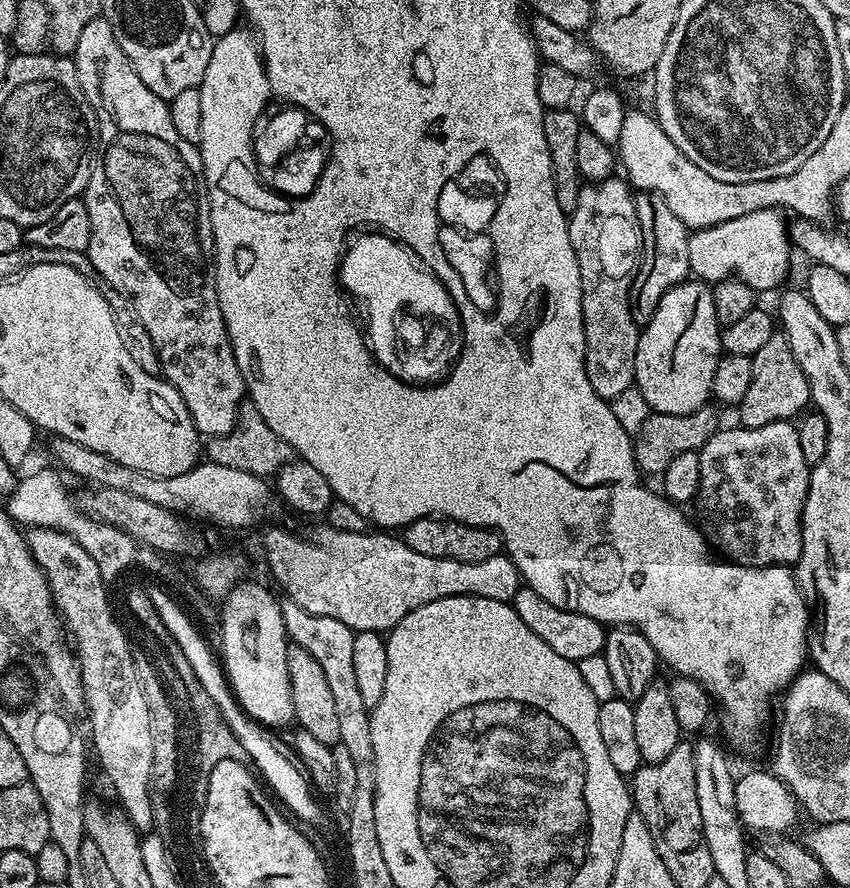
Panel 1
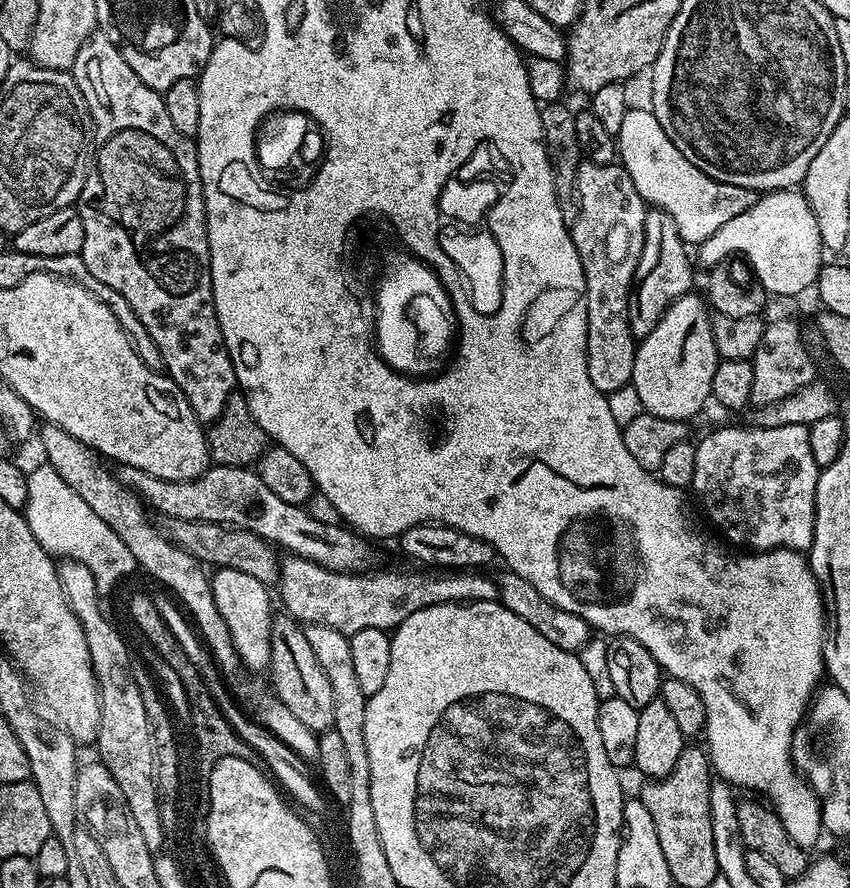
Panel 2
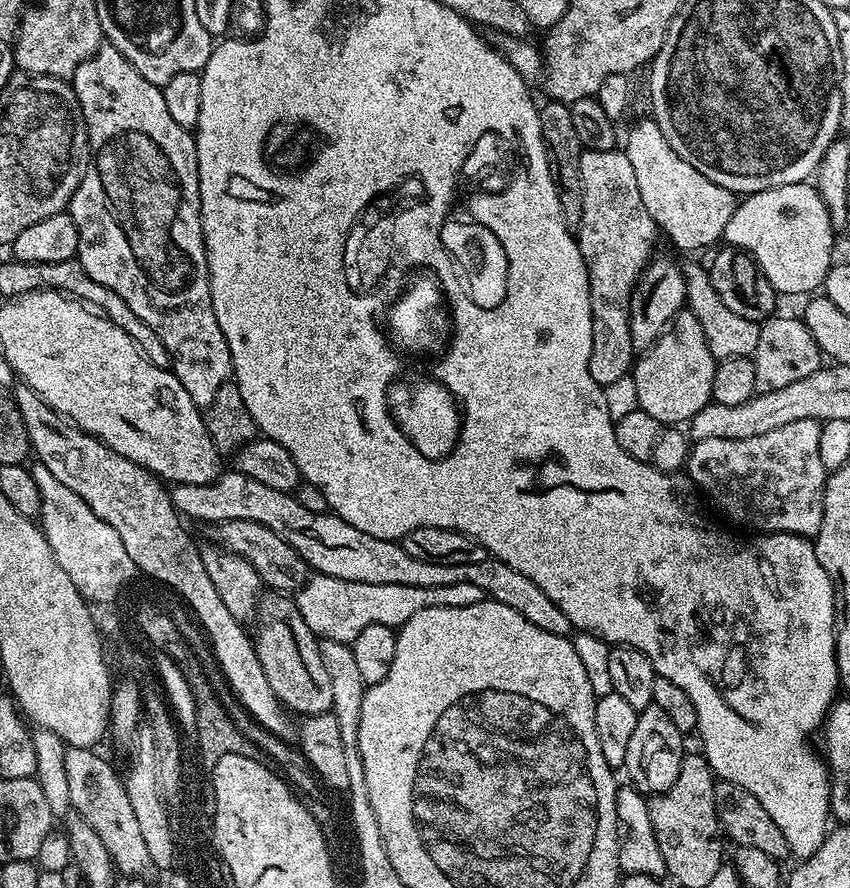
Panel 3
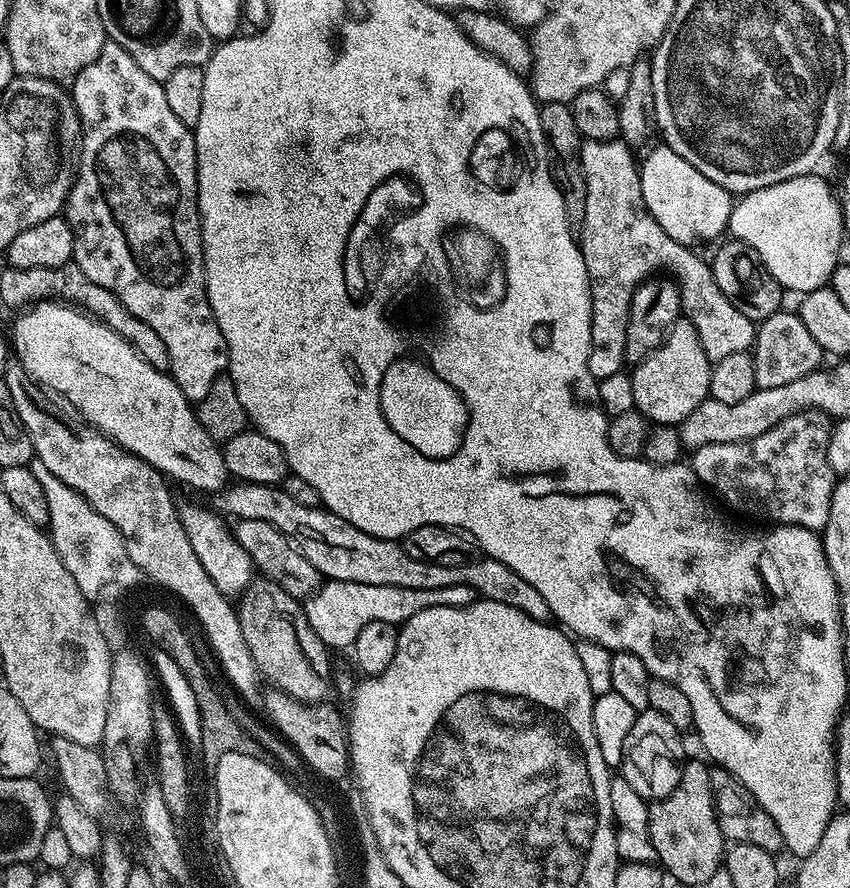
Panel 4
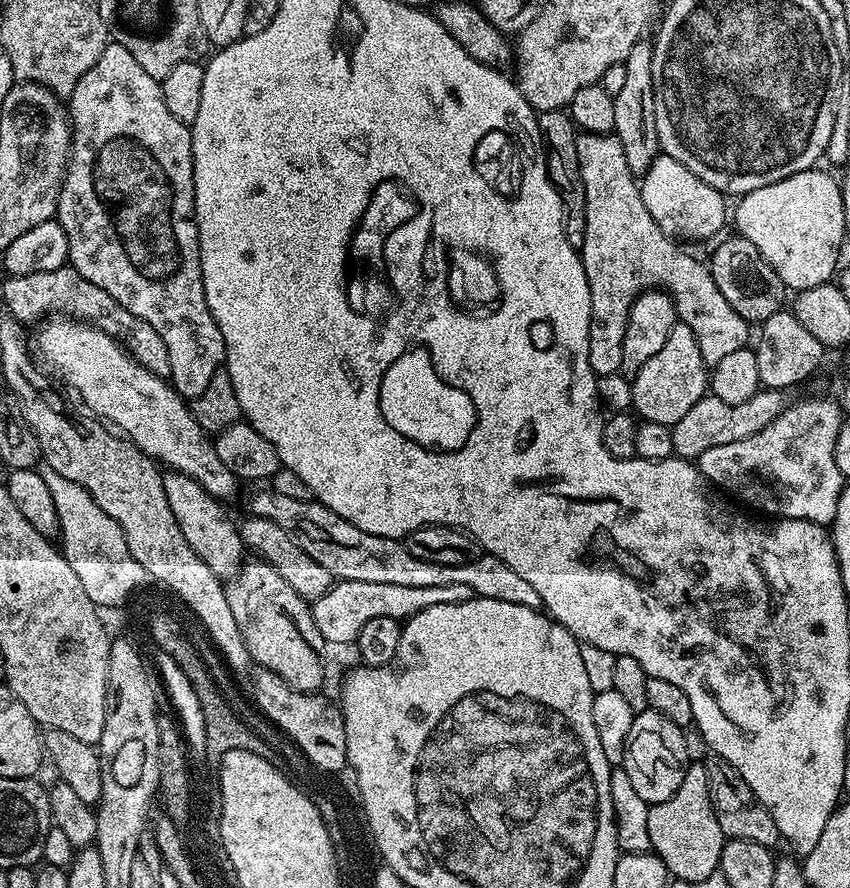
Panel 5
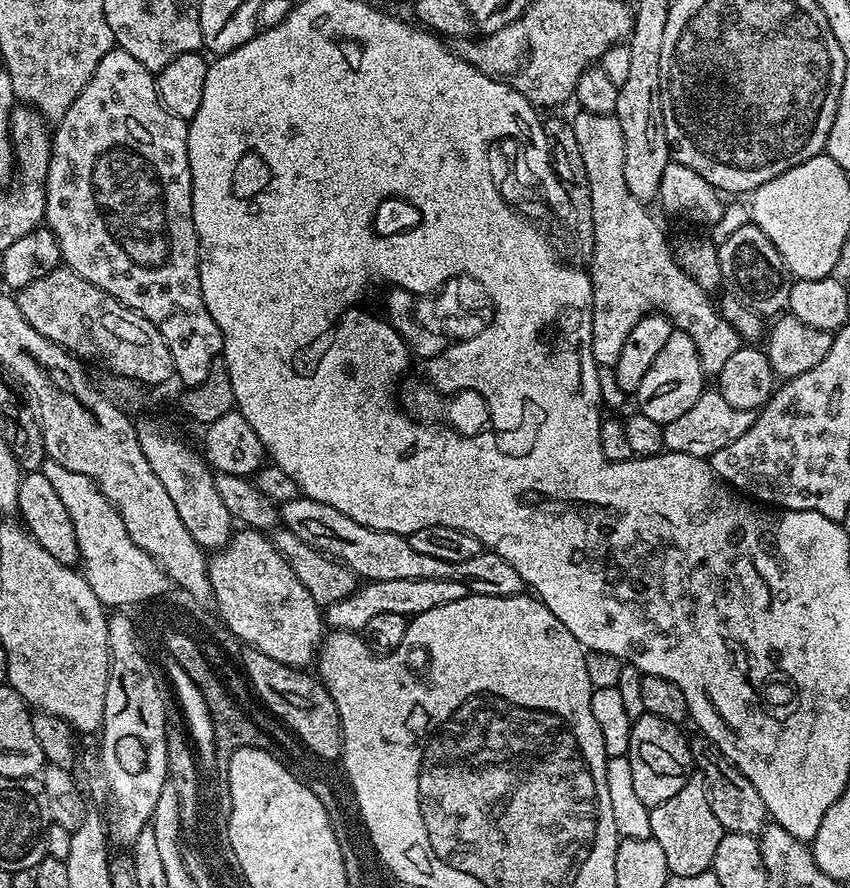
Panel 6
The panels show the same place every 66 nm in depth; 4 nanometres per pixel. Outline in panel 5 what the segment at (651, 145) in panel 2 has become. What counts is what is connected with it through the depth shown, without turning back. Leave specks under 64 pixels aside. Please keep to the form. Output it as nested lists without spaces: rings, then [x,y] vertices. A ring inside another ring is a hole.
[[[663,154],[657,156],[643,175],[640,185],[647,210],[666,235],[681,241],[703,242],[714,234],[725,231],[724,219],[727,216],[729,219],[730,216],[729,209],[728,212],[724,209],[725,197],[718,190],[714,190],[714,186],[702,182],[702,178],[682,166],[682,162]]]

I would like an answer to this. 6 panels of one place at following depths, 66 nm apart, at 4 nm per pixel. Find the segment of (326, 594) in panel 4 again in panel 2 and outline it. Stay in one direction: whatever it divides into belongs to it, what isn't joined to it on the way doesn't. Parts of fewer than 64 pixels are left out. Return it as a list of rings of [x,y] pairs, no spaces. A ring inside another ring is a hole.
[[[288,554],[280,561],[280,583],[278,600],[284,603],[283,611],[304,624],[325,624],[345,636],[353,636],[358,630],[382,628],[395,630],[410,614],[426,610],[430,606],[451,604],[453,602],[471,602],[474,600],[494,600],[498,596],[498,584],[495,579],[480,576],[476,570],[416,570],[420,572],[335,572],[313,560]]]

